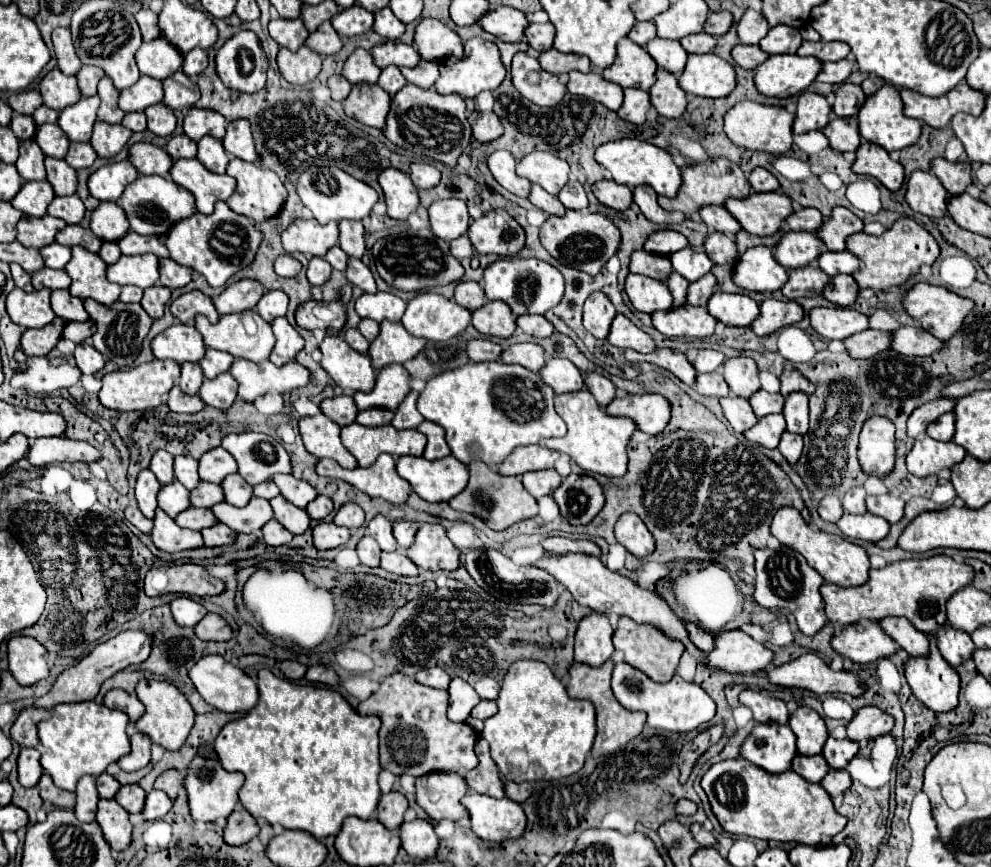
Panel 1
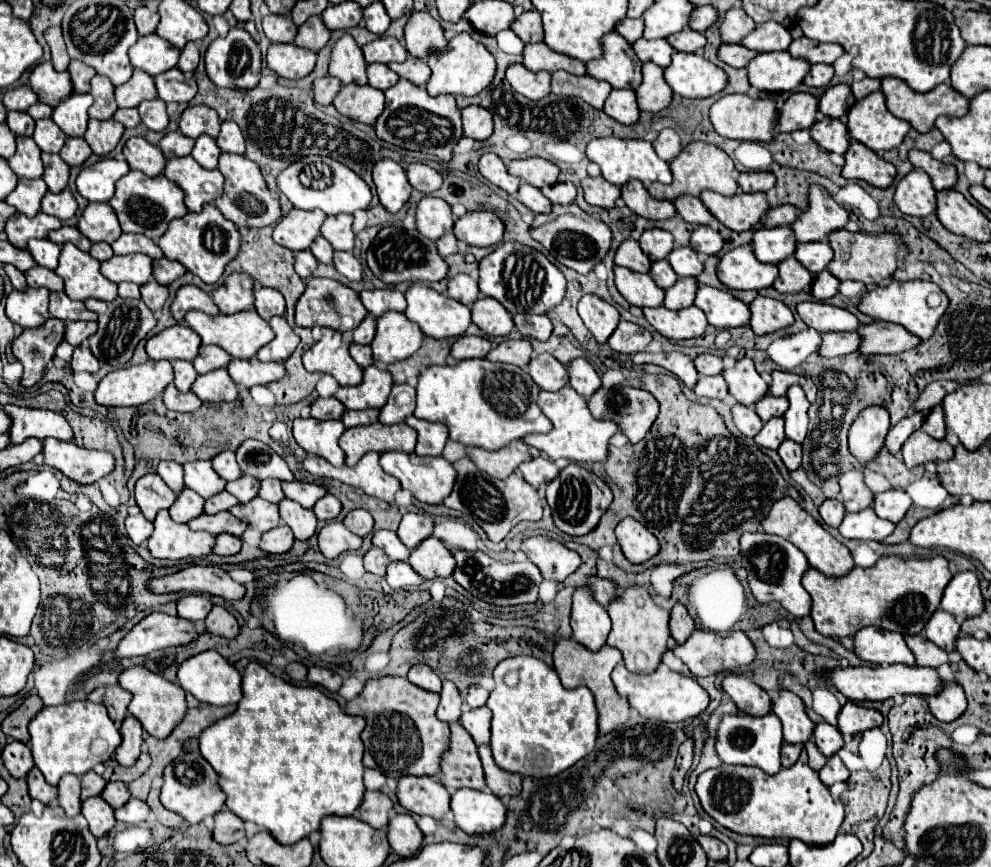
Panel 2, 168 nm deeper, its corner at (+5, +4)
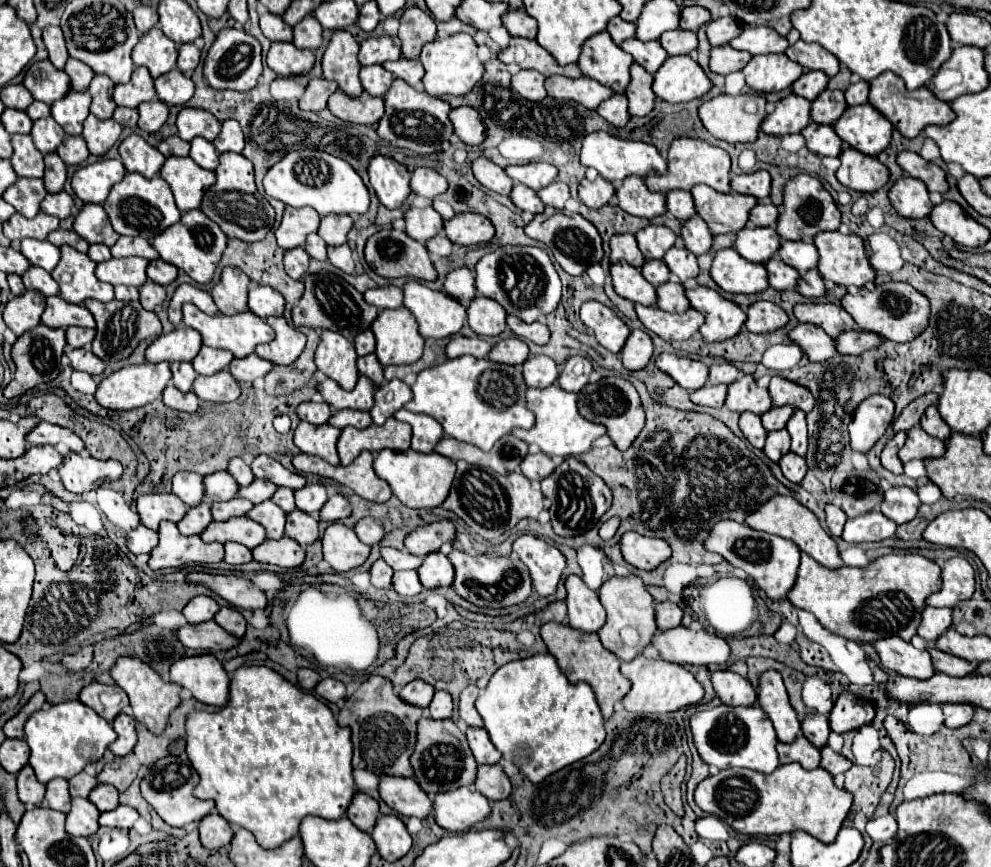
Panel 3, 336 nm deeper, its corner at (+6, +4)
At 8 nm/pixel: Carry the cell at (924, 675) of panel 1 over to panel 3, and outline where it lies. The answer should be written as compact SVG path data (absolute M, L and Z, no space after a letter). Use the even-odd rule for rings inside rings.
M941 704L941 710L945 714L947 728L967 726L973 718L973 712L975 712L975 708L971 704Z

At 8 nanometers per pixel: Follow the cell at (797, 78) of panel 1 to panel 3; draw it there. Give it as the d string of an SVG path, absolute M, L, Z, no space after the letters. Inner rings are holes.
M765 54L753 56L743 68L743 74L753 92L781 92L803 74L803 66L795 64L785 54Z

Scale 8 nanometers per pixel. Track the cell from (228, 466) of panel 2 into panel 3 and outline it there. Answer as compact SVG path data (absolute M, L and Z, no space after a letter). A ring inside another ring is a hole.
M233 458L233 460L229 462L229 474L231 474L241 486L251 484L251 482L255 480L255 476L253 476L253 472L251 472L251 464L245 462L243 458Z

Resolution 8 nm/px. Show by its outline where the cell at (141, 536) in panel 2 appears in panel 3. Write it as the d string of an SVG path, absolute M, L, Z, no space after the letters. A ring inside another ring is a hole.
M139 524L135 530L131 530L127 534L127 548L131 554L139 556L139 554L149 554L155 546L157 546L159 538L157 538L157 532L145 528L143 524Z

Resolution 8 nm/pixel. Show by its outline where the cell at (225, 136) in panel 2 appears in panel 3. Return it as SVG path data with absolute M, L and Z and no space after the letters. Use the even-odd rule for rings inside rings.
M225 120L221 126L219 136L213 140L213 146L217 148L217 152L241 152L243 150L243 132L237 120Z

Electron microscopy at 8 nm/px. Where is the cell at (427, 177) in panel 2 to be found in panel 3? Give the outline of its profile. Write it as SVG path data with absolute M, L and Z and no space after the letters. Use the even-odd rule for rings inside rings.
M417 168L411 174L411 188L419 196L435 198L447 190L447 180L433 168Z

